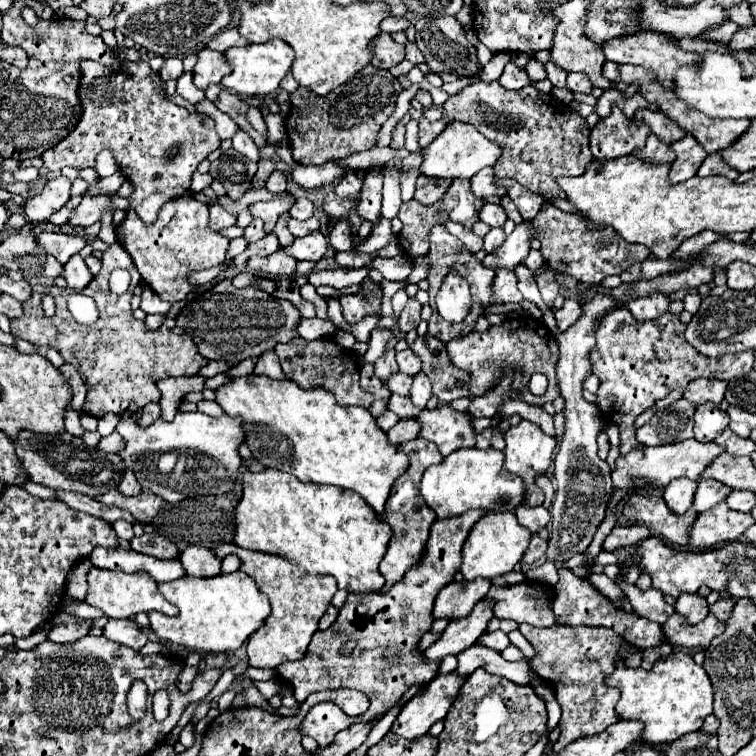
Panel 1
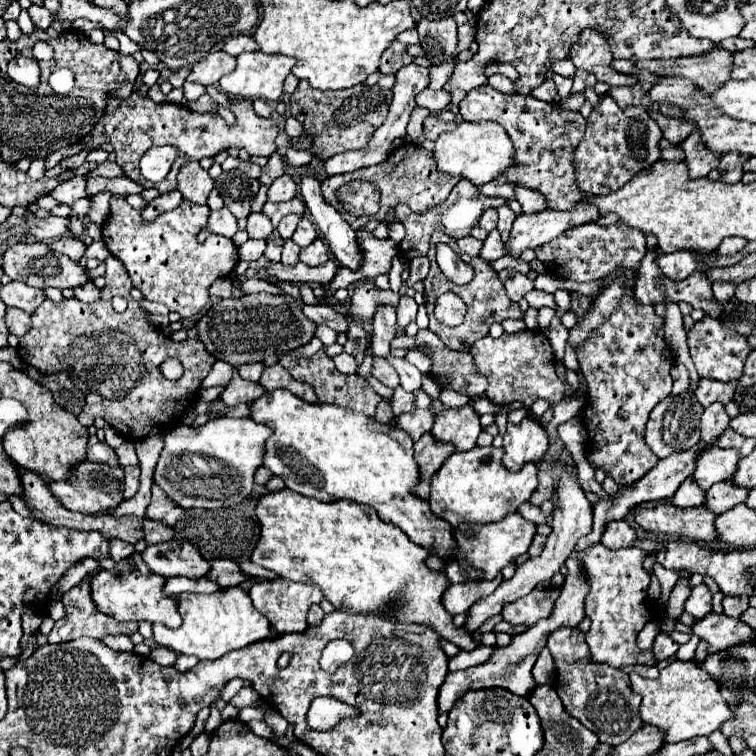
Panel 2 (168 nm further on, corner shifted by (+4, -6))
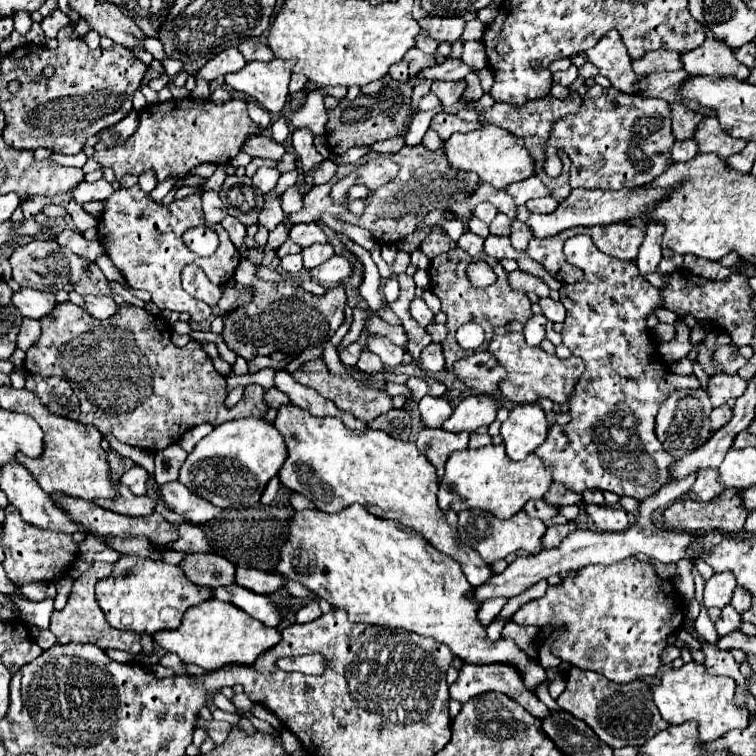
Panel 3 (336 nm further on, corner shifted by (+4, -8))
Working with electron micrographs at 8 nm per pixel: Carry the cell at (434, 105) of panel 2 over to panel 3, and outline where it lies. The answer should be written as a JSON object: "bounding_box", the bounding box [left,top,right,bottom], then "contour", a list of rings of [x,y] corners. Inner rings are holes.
{"bounding_box":[430,80,466,108],"contour":[[[458,80],[458,82],[432,82],[432,90],[430,92],[434,92],[446,108],[450,108],[464,94],[464,88],[466,86],[464,86],[462,80]]]}

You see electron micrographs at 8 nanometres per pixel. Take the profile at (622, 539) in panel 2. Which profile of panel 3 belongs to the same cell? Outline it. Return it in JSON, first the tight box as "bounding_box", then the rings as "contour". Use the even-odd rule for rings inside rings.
{"bounding_box":[586,504,628,532],"contour":[[[590,504],[586,506],[586,512],[600,532],[624,532],[628,528],[628,516],[622,508],[604,508]]]}

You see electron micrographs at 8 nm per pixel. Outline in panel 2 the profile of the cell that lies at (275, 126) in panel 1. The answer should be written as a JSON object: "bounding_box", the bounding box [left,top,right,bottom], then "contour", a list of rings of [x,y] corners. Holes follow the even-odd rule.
{"bounding_box":[84,92,278,194],"contour":[[[132,92],[132,96],[126,100],[112,96],[104,118],[94,126],[94,130],[84,138],[84,142],[86,142],[88,150],[102,142],[110,142],[114,146],[116,164],[124,170],[124,174],[130,180],[140,182],[146,188],[156,188],[162,194],[166,194],[170,190],[176,190],[176,174],[178,174],[180,166],[184,166],[186,162],[202,160],[204,156],[212,158],[218,152],[228,150],[228,148],[244,148],[244,150],[248,150],[250,156],[272,156],[276,152],[274,140],[278,136],[278,128],[272,120],[266,120],[266,118],[260,118],[254,114],[252,100],[234,98],[230,102],[230,110],[236,118],[232,128],[224,122],[224,118],[218,112],[198,114],[198,112],[192,112],[186,106],[178,106],[178,104],[156,104],[150,98],[142,98],[138,92]],[[158,144],[176,146],[180,152],[178,152],[168,176],[162,182],[152,184],[140,174],[138,162],[148,148],[158,146]]]}

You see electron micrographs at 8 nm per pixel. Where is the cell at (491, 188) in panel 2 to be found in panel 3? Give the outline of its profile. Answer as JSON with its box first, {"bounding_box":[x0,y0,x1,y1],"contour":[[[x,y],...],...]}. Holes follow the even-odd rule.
{"bounding_box":[506,176,548,206],"contour":[[[532,176],[532,178],[526,178],[524,182],[514,182],[512,186],[508,186],[506,190],[514,202],[520,206],[524,204],[526,200],[530,198],[542,198],[542,196],[548,196],[548,188],[540,182],[538,176]]]}

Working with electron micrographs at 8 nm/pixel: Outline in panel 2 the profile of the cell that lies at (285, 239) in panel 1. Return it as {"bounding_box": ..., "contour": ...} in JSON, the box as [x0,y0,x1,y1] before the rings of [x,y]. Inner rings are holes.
{"bounding_box":[282,240,300,264],"contour":[[[286,240],[286,244],[284,244],[284,250],[282,250],[282,264],[298,264],[300,262],[300,258],[298,258],[298,254],[300,254],[300,248],[292,242],[292,240]]]}

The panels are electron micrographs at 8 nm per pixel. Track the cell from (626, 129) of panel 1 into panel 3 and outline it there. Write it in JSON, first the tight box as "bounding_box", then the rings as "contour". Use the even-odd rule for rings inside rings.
{"bounding_box":[548,84,674,190],"contour":[[[594,84],[576,114],[562,118],[554,124],[548,148],[562,148],[570,160],[570,186],[572,188],[600,188],[600,190],[622,190],[638,188],[650,184],[658,174],[662,174],[670,164],[670,148],[674,144],[670,128],[670,104],[660,98],[642,98],[618,92],[616,88],[602,88]]]}

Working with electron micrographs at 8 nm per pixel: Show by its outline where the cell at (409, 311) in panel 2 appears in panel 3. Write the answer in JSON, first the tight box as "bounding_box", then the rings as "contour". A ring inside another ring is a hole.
{"bounding_box":[410,298,434,326],"contour":[[[414,298],[412,302],[410,302],[410,316],[420,324],[420,326],[428,326],[430,322],[432,322],[432,318],[434,318],[434,314],[428,310],[428,306],[424,304],[424,300],[422,298]]]}

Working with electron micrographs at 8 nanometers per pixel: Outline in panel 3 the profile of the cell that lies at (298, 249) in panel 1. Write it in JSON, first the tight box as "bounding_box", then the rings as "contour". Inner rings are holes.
{"bounding_box":[302,242,334,268],"contour":[[[326,242],[326,244],[314,244],[302,250],[302,258],[304,258],[304,268],[314,268],[324,264],[326,260],[330,260],[334,256],[334,248]]]}

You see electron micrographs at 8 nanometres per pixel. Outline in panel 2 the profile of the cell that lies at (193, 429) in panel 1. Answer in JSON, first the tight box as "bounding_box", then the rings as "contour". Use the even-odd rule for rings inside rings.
{"bounding_box":[154,418,272,508],"contour":[[[212,418],[208,424],[200,428],[190,428],[186,424],[178,424],[164,434],[164,450],[160,454],[154,482],[182,508],[228,508],[246,500],[254,490],[254,474],[262,466],[266,440],[272,430],[264,424],[254,422],[252,418]]]}

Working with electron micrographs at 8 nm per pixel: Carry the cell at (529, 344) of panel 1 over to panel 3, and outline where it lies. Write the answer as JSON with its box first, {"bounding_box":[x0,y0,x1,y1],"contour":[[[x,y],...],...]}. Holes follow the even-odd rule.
{"bounding_box":[488,334,584,404],"contour":[[[504,334],[494,336],[494,340],[488,346],[488,352],[504,366],[506,378],[500,382],[500,394],[504,400],[514,404],[534,404],[538,398],[548,398],[552,402],[564,404],[568,402],[576,380],[580,374],[584,374],[584,362],[576,356],[568,360],[560,360],[554,354],[546,354],[542,346],[528,346],[524,342],[524,334]]]}

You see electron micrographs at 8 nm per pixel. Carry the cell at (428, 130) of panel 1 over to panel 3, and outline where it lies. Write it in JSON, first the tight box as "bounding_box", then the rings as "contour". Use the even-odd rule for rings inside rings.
{"bounding_box":[430,112,482,138],"contour":[[[440,112],[432,118],[430,122],[430,128],[442,138],[450,138],[454,132],[472,132],[476,128],[480,128],[482,124],[480,122],[464,122],[460,120],[456,114],[446,114],[446,112]]]}

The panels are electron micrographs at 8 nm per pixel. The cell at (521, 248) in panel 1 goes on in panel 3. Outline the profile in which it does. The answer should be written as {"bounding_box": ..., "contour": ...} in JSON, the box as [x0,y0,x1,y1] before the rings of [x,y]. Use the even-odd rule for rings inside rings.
{"bounding_box":[526,188,666,238],"contour":[[[576,188],[564,202],[560,202],[560,206],[552,214],[532,214],[526,220],[526,224],[530,226],[534,238],[550,238],[550,236],[556,236],[574,226],[598,226],[598,224],[628,222],[630,218],[642,218],[642,214],[650,212],[656,206],[656,202],[660,202],[664,198],[664,194],[666,194],[666,190],[660,190],[660,188],[642,188],[642,190],[624,188],[618,192]]]}

